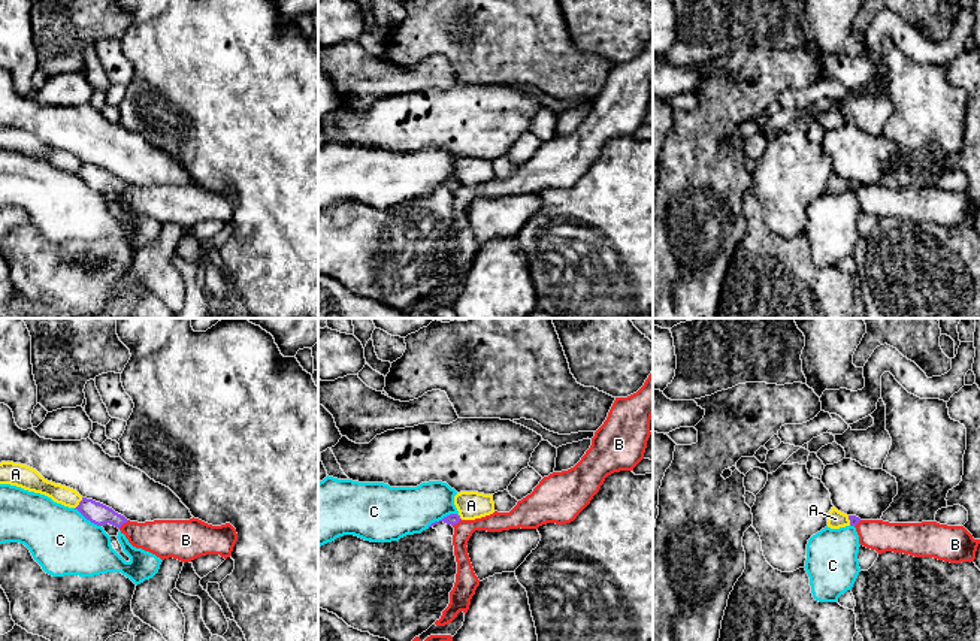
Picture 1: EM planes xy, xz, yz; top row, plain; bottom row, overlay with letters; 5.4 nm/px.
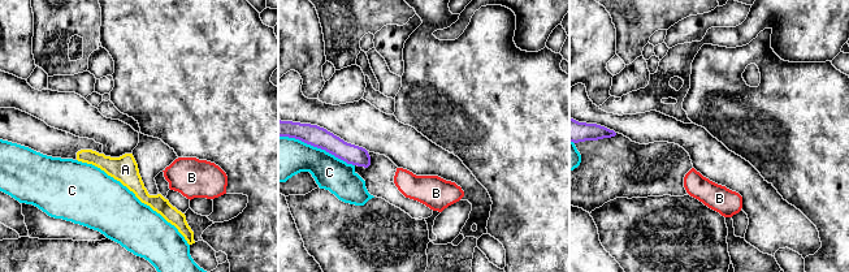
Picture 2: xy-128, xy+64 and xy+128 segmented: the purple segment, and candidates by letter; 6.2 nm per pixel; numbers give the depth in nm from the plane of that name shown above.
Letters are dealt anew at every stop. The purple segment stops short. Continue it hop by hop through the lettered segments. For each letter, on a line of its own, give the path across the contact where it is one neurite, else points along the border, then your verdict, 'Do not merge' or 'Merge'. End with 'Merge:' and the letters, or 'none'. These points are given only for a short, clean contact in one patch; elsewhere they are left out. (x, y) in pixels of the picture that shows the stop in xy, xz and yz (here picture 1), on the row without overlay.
A: Do not merge
B: Boundary: xy (129, 186), (118, 193). Do not merge
C: Do not merge
Merge: none

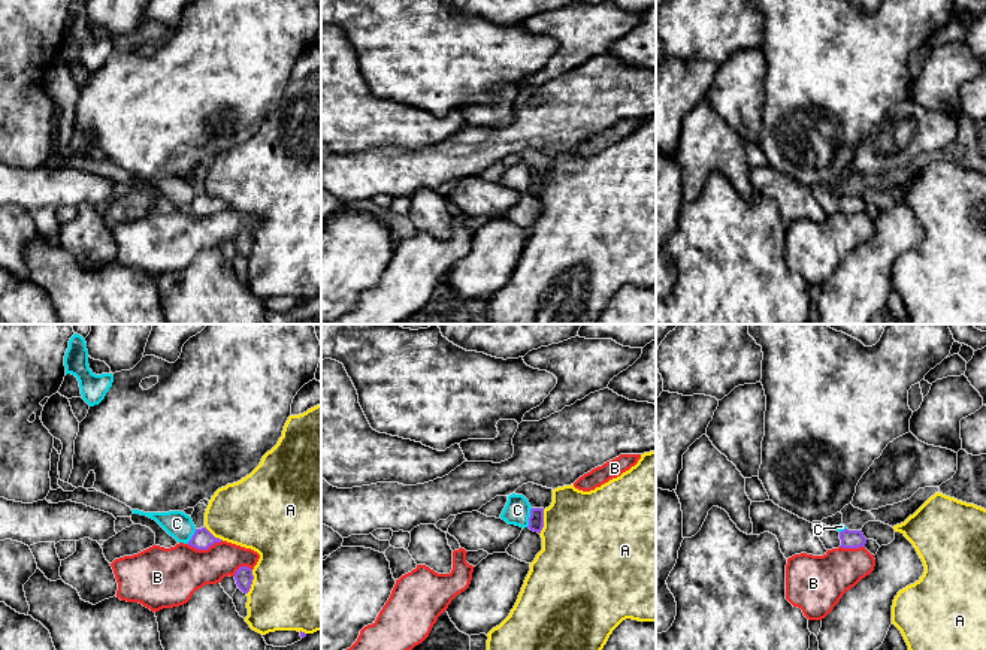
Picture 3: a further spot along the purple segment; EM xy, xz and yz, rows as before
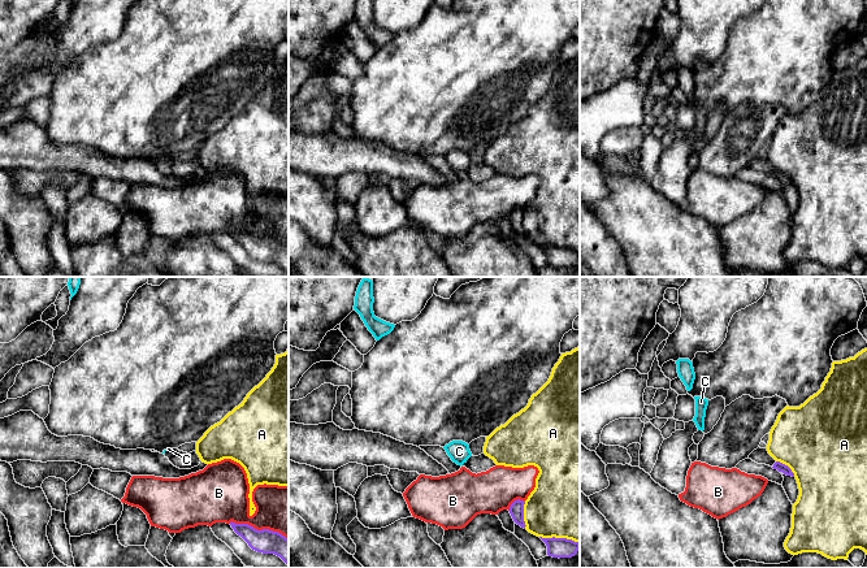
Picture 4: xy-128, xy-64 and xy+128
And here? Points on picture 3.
A: Do not merge
B: Do not merge
C: Boundary: xz (532, 174), (526, 192). Do not merge
Merge: none

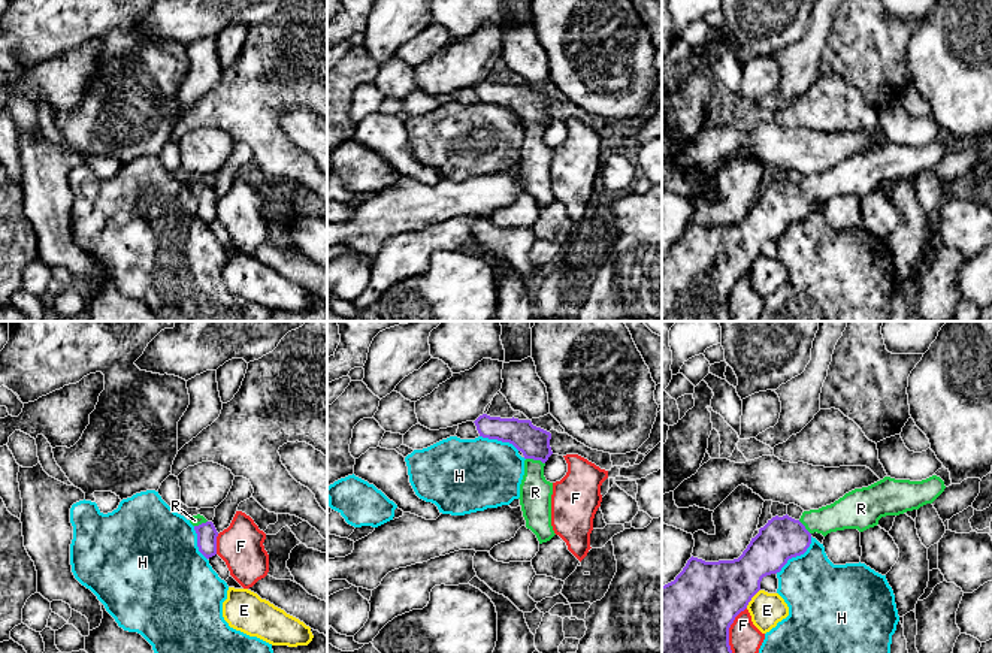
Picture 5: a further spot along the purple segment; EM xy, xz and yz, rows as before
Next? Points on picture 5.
E: Do not merge
F: Do not merge
H: Do not merge
R: Path across: xz (534, 108), (535, 124), (535, 157). Merge
Merge: R

